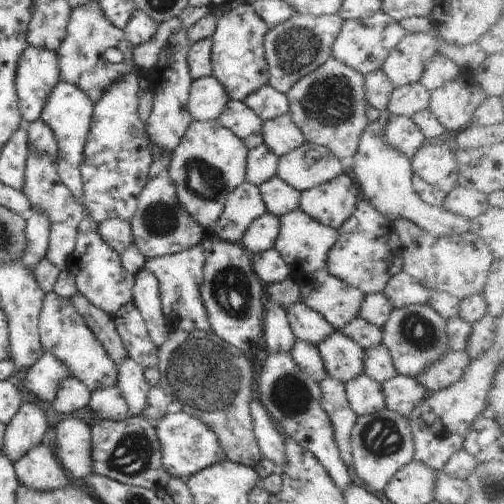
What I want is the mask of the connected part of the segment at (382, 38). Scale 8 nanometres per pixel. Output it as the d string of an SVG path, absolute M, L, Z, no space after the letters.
M380 10L362 20L343 21L340 34L333 44L332 57L337 58L360 74L367 75L381 70L382 63L390 51L394 50L394 47L407 35L399 22Z

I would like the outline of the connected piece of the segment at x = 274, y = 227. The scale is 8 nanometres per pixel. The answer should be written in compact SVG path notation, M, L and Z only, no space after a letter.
M266 212L252 221L241 238L241 244L250 254L274 249L279 228L279 217Z

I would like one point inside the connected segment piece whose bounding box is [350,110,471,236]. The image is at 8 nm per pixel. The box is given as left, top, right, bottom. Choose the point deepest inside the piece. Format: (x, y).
(384, 173)

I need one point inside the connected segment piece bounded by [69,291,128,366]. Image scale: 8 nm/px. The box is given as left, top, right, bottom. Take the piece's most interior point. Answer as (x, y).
(100, 323)

